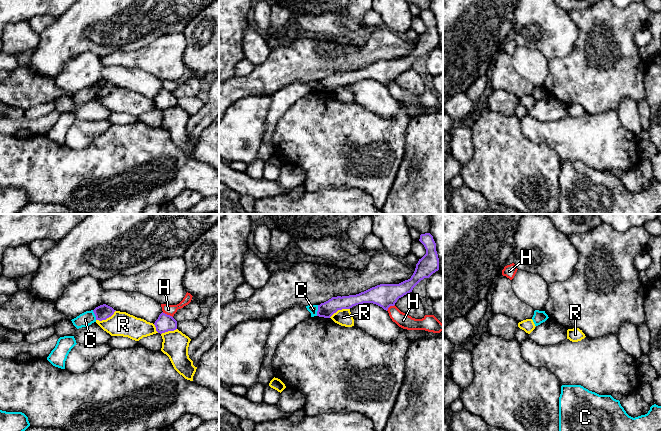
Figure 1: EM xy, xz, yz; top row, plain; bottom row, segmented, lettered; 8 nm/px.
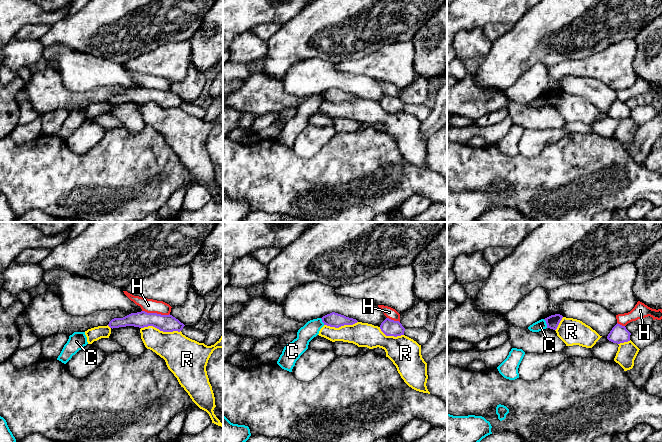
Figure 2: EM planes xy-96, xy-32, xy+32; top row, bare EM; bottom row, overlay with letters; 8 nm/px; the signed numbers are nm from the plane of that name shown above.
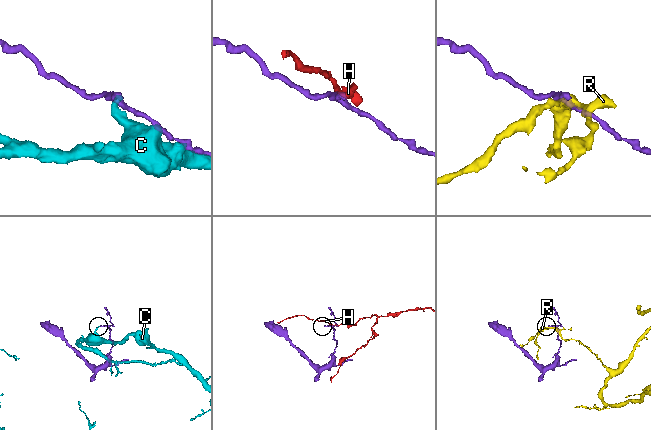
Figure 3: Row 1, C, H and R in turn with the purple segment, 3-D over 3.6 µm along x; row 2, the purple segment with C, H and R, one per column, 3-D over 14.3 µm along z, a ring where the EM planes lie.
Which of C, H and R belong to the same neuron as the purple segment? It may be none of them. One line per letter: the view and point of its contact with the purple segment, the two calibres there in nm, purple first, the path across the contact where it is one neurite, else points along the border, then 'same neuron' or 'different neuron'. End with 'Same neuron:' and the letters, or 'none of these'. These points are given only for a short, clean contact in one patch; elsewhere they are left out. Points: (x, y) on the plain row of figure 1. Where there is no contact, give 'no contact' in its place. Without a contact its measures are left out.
C: contact xz (318, 86); calibres 120 and 70 nm; different neuron
H: contact xy (166, 90); calibres 140 and 80 nm; border xy (162, 88), (172, 93); different neuron
R: contact xy (106, 94); calibres 120 and 190 nm; different neuron
Same neuron: none of these

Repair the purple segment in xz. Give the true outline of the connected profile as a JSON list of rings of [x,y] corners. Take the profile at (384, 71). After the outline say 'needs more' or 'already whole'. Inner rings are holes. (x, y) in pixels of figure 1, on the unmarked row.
[[[430,9],[420,11],[419,17],[424,21],[426,30],[419,35],[410,55],[399,60],[380,60],[356,71],[332,73],[318,81],[317,92],[330,94],[338,86],[350,85],[363,79],[373,79],[384,86],[394,82],[397,76],[412,68],[413,64],[424,54],[429,54],[439,46],[439,34],[436,19]]]; already whole

